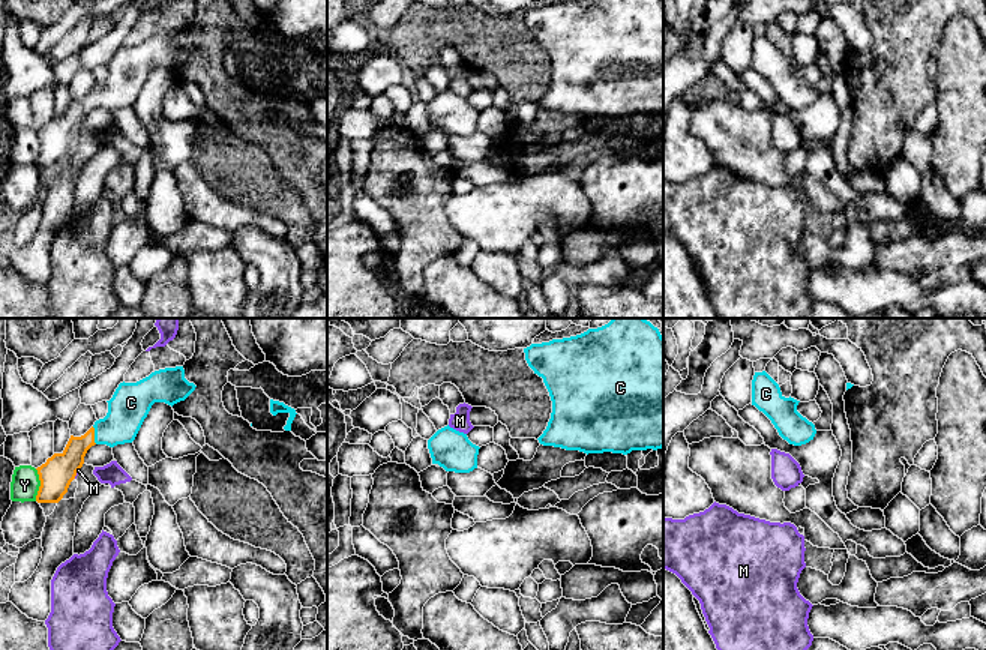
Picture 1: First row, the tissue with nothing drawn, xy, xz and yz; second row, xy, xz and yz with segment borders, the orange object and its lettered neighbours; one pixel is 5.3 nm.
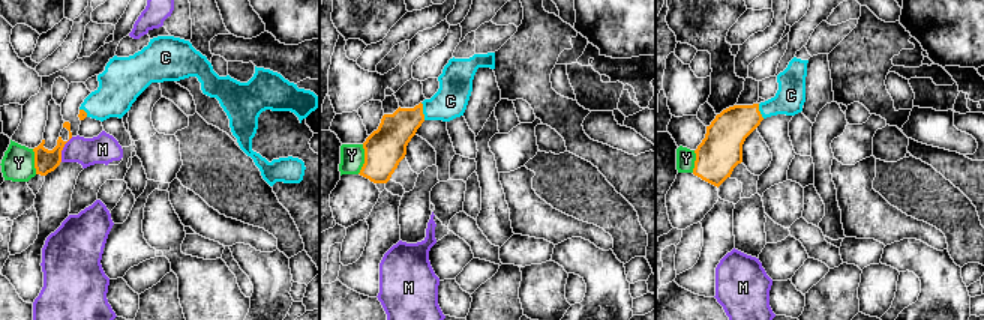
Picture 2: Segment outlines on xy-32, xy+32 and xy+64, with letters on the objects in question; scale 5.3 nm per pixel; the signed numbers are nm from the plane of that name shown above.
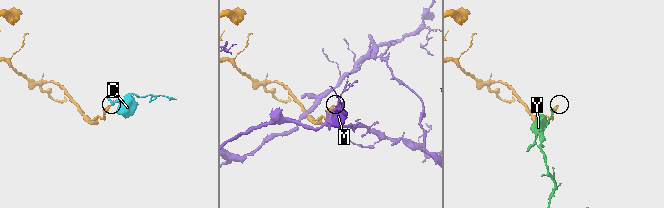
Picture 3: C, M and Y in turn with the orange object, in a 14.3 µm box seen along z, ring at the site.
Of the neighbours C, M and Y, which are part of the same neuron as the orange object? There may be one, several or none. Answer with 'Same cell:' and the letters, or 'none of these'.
Same cell: C

